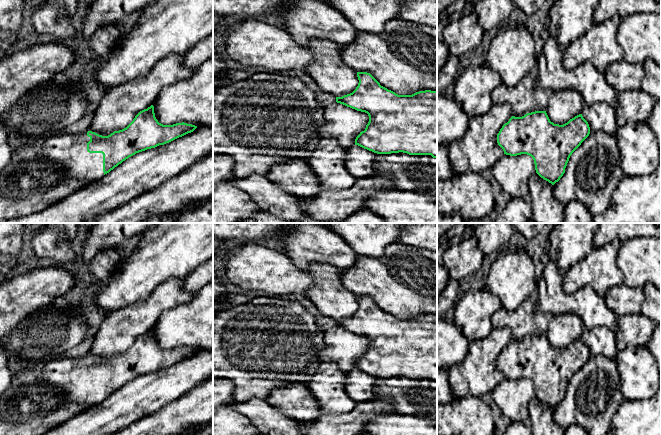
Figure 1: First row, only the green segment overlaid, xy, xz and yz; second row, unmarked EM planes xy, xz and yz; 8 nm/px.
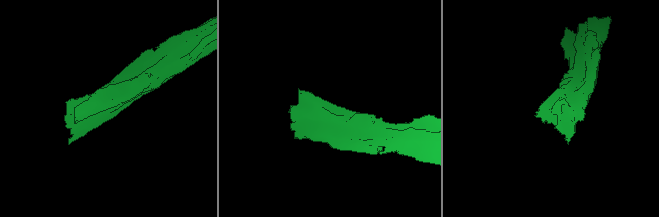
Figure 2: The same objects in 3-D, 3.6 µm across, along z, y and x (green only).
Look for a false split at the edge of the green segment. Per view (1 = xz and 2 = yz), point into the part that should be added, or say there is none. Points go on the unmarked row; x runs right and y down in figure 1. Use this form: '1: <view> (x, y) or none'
1: none
2: none

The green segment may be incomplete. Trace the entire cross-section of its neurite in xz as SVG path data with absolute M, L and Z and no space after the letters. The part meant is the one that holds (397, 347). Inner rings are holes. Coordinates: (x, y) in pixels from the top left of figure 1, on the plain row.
M357 296L359 304L356 313L342 321L336 321L336 326L357 335L365 336L369 346L364 355L355 363L355 369L377 378L407 377L409 379L431 379L437 382L437 315L425 314L412 319L398 319L380 309L380 307L367 296Z

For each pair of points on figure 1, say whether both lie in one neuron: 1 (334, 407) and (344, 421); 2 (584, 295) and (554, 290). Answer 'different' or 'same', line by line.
1: different
2: same

